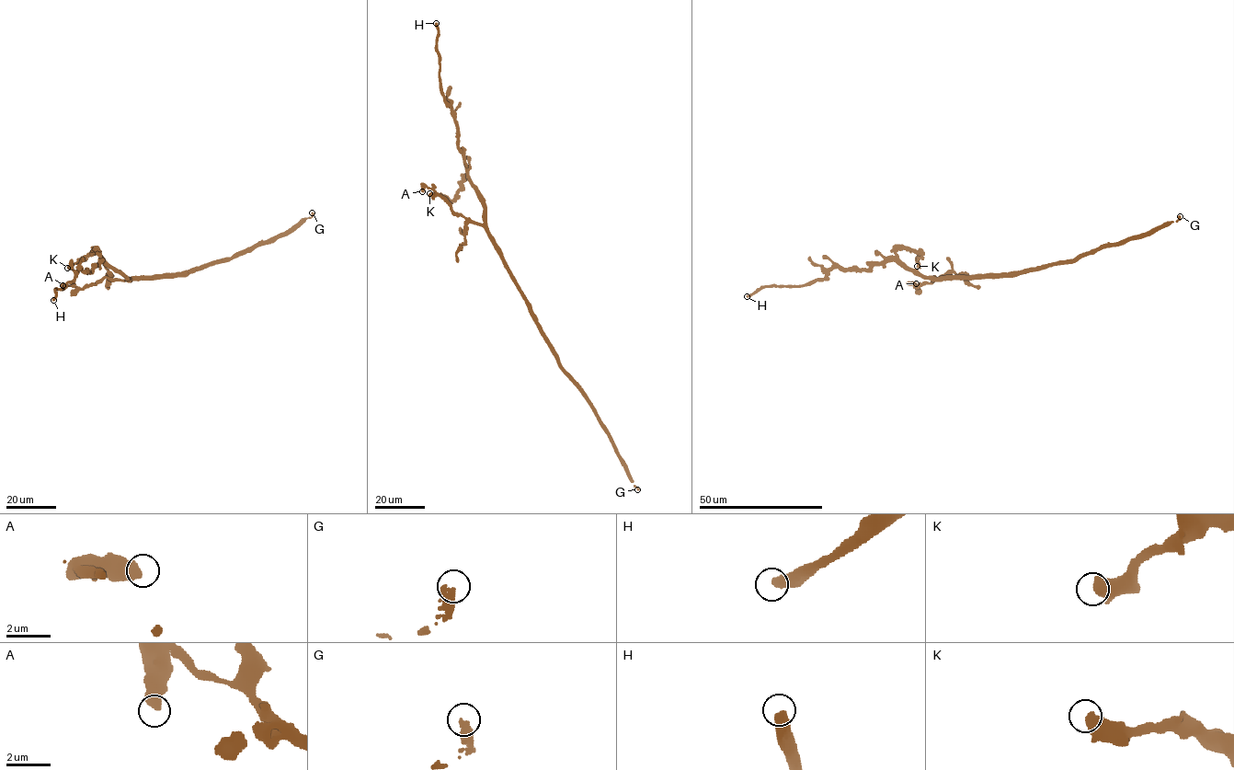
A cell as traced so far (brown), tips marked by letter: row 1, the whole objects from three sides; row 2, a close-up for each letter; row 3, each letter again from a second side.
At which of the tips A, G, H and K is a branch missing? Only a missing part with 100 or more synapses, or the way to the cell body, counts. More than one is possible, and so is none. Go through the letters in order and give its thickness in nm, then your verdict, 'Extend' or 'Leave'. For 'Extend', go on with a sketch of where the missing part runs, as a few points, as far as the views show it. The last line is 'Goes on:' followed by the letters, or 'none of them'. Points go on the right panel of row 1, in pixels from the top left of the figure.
A: Thickness 550 nm. Leave
G: Thickness 360 nm. Leave
H: Thickness 550 nm. Extend
K: Thickness 600 nm. Leave
Goes on: H

